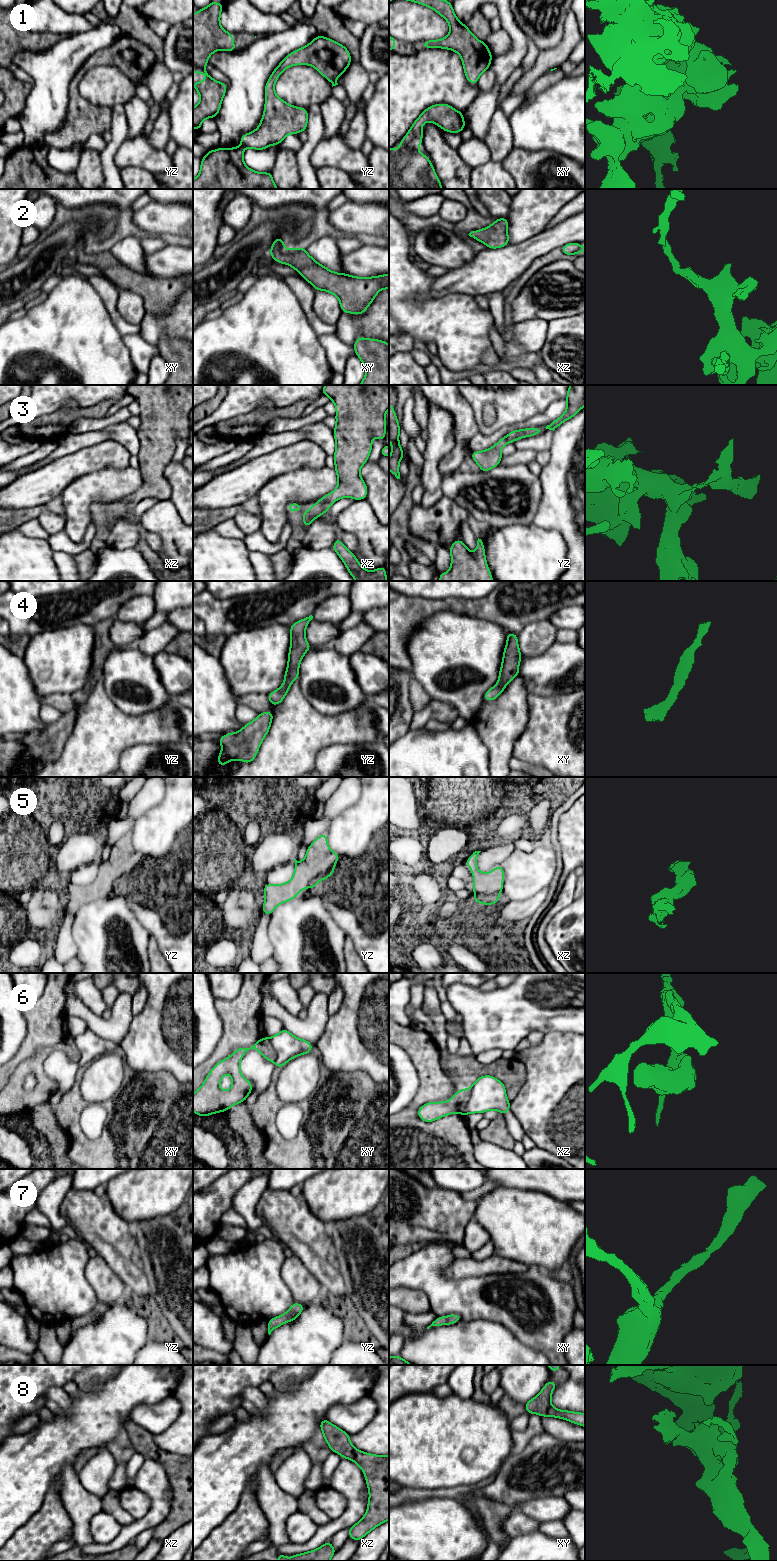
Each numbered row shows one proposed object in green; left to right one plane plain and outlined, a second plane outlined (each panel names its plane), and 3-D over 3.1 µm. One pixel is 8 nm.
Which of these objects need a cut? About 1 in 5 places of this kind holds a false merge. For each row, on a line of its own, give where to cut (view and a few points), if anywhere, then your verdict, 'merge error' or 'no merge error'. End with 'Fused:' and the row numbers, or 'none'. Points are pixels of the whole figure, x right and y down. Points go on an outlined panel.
1: no cut | no merge error
2: no cut | no merge error
3: no cut | no merge error
4: no cut | no merge error
5: no cut | no merge error
6: xz (465, 1090), (468, 1096), (465, 1108), (466, 1113) | merge error
7: no cut | no merge error
8: no cut | no merge error
Fused: 6

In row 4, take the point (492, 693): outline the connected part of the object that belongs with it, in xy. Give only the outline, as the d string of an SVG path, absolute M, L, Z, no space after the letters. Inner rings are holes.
M507 632L507 643L503 652L498 683L486 691L484 701L496 699L504 691L506 685L519 676L518 670L521 658L522 654L518 647L517 634Z

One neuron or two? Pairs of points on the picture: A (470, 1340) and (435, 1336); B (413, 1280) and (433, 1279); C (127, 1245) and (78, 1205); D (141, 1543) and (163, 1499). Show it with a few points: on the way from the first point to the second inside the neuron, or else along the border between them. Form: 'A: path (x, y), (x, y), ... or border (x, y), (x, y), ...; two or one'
A: path (461, 1340), (444, 1340); one
B: path (418, 1279), (428, 1279); one
C: path (115, 1241), (90, 1216); one
D: border (152, 1527), (143, 1530), (133, 1540); two

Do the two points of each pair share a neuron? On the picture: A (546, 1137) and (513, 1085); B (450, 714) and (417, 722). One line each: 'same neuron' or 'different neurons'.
A: different neurons
B: same neuron

